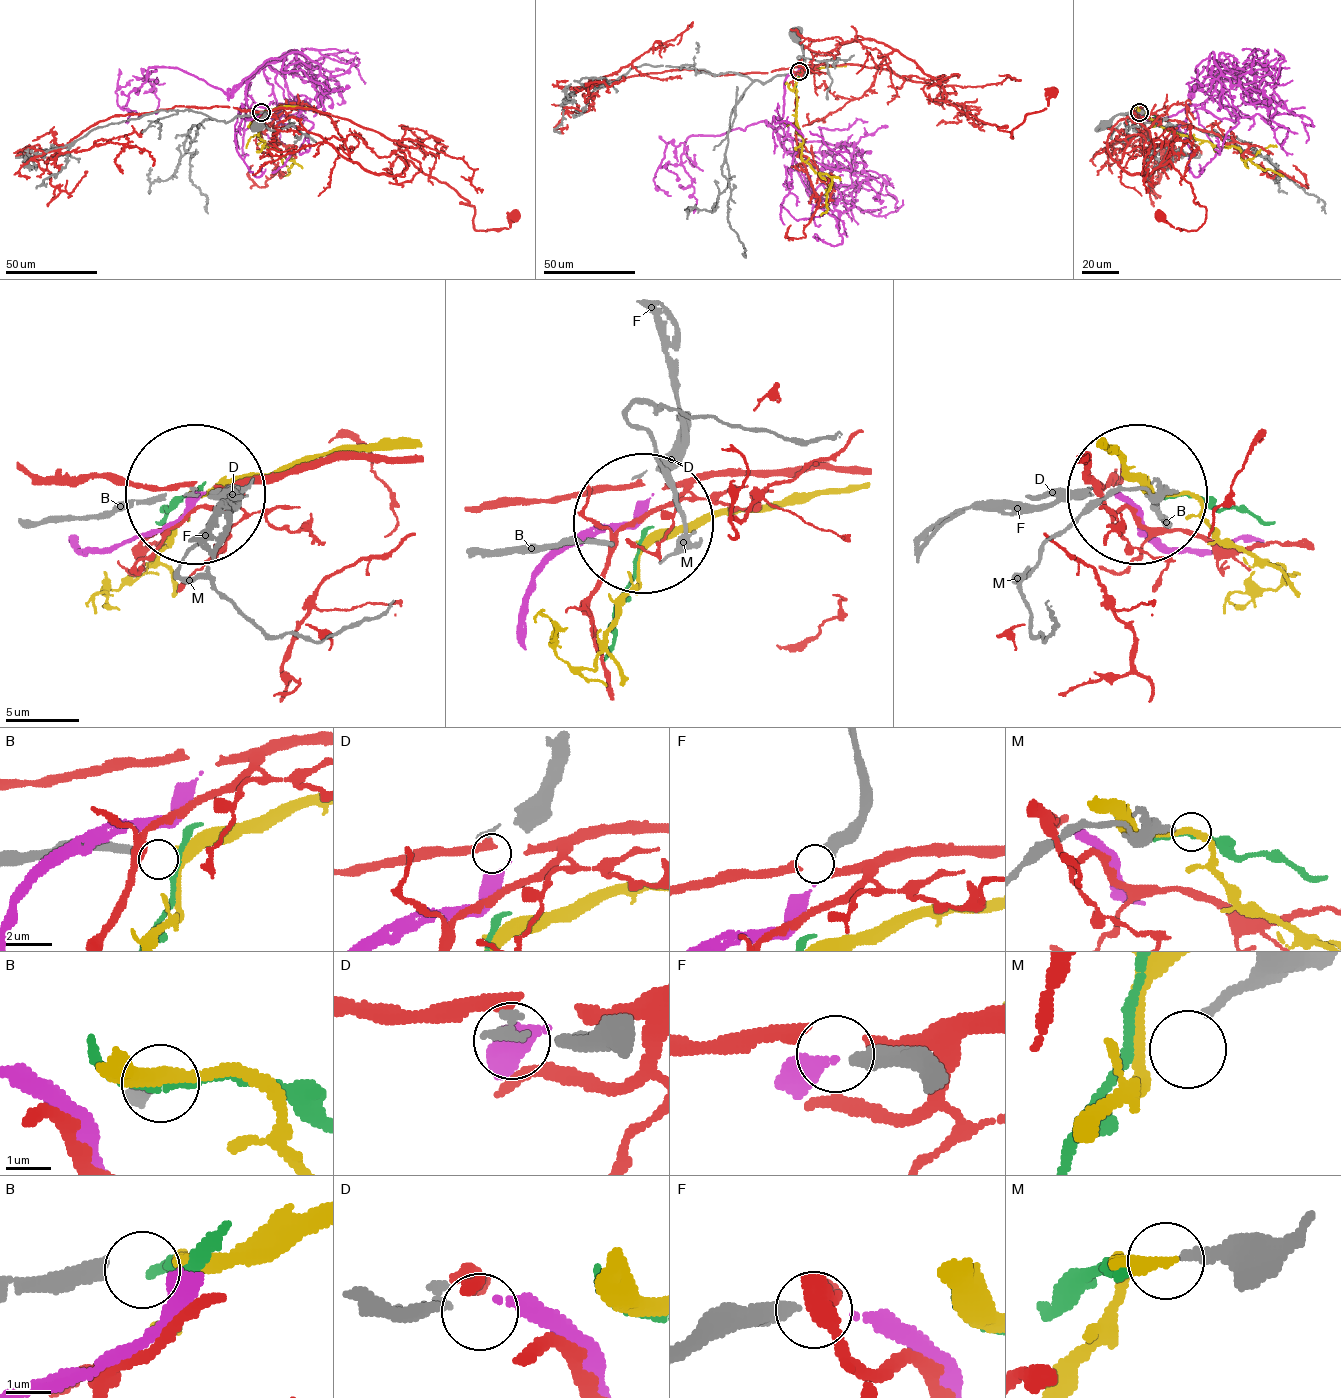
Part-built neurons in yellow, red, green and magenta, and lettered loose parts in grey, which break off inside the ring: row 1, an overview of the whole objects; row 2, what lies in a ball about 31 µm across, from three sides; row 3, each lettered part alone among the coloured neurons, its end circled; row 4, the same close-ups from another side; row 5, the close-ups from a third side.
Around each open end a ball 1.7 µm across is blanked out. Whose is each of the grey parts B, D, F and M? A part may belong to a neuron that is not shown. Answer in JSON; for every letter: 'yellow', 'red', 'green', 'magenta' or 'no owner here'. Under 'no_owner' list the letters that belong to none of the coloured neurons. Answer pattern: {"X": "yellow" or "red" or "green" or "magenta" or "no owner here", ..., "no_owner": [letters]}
{"B": "yellow", "D": "no owner here", "F": "magenta", "M": "no owner here", "no_owner": ["D", "M"]}

